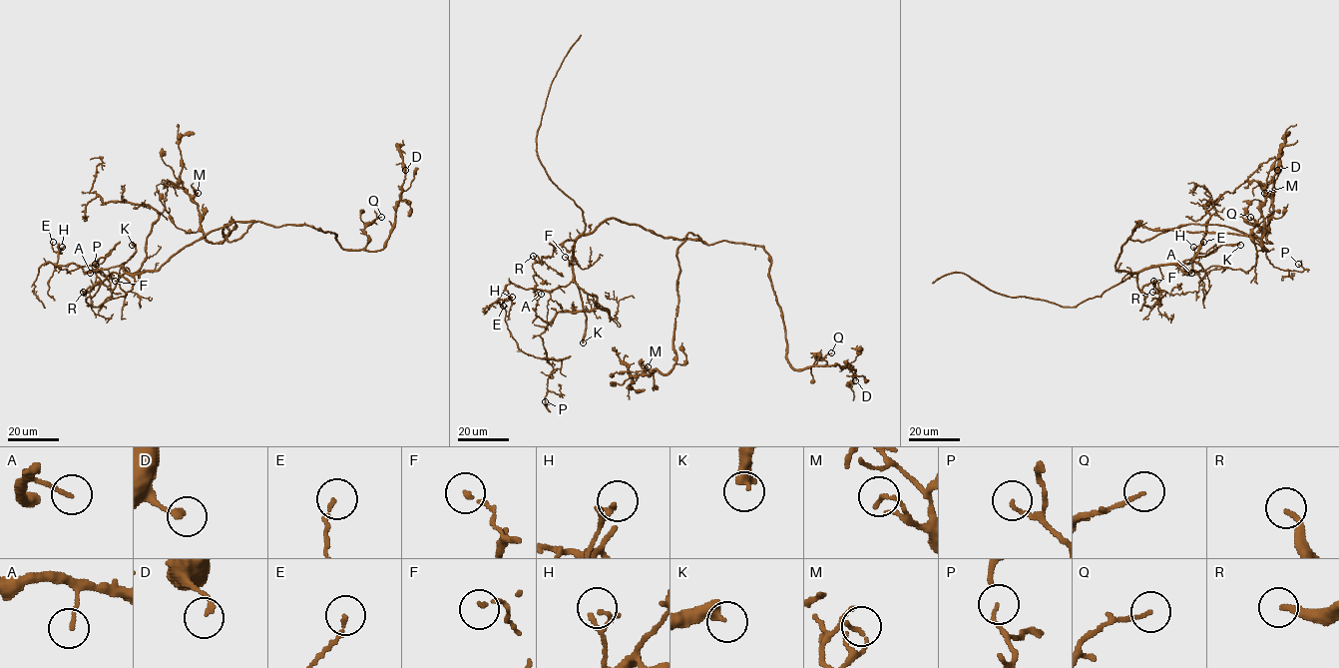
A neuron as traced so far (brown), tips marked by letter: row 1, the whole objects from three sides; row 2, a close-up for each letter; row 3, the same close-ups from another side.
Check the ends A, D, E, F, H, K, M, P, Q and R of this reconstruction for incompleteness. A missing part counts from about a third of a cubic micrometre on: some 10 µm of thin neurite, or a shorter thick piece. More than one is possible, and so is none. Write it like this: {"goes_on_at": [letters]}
{"goes_on_at": ["K", "R"]}

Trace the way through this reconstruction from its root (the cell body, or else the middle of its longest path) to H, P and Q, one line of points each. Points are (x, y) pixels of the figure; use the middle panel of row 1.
H: (654, 233), (604, 220), (577, 240), (567, 285), (546, 291), (509, 284), (512, 297)
P: (654, 233), (604, 220), (577, 240), (567, 285), (509, 284), (498, 299), (520, 350), (562, 359), (545, 401)
Q: (654, 233), (760, 246), (771, 261), (786, 359), (803, 369), (817, 362), (816, 353), (831, 352)

